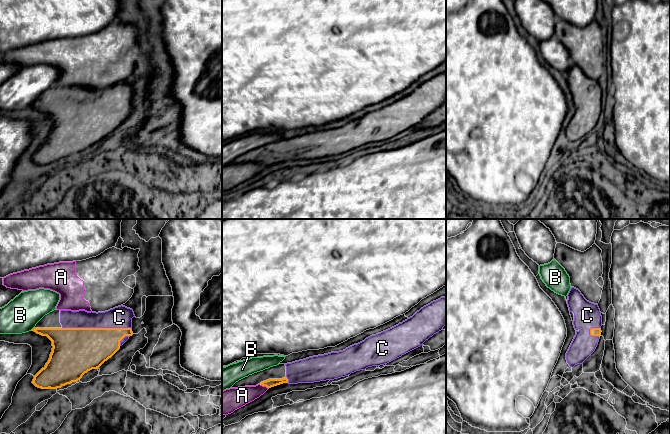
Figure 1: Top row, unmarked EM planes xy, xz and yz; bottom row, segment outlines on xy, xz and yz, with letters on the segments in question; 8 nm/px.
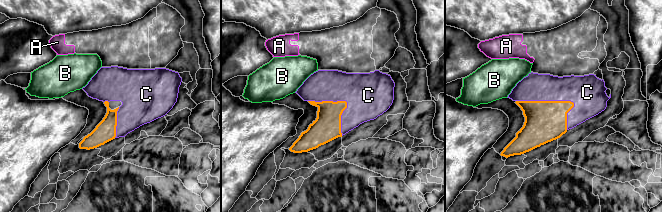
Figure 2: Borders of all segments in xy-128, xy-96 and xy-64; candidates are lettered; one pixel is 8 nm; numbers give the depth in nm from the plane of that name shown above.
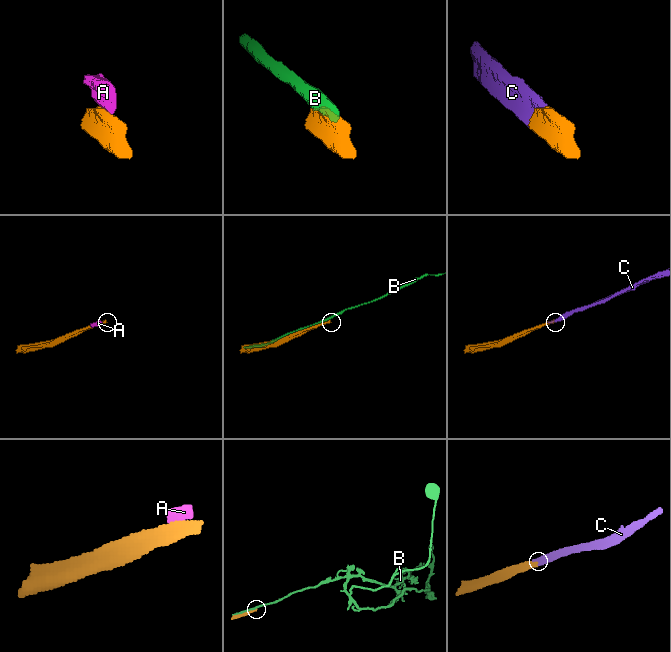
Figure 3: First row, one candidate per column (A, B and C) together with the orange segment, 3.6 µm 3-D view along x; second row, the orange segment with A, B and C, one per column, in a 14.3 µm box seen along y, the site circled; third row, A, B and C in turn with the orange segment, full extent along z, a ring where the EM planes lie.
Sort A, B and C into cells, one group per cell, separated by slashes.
A / B / C

